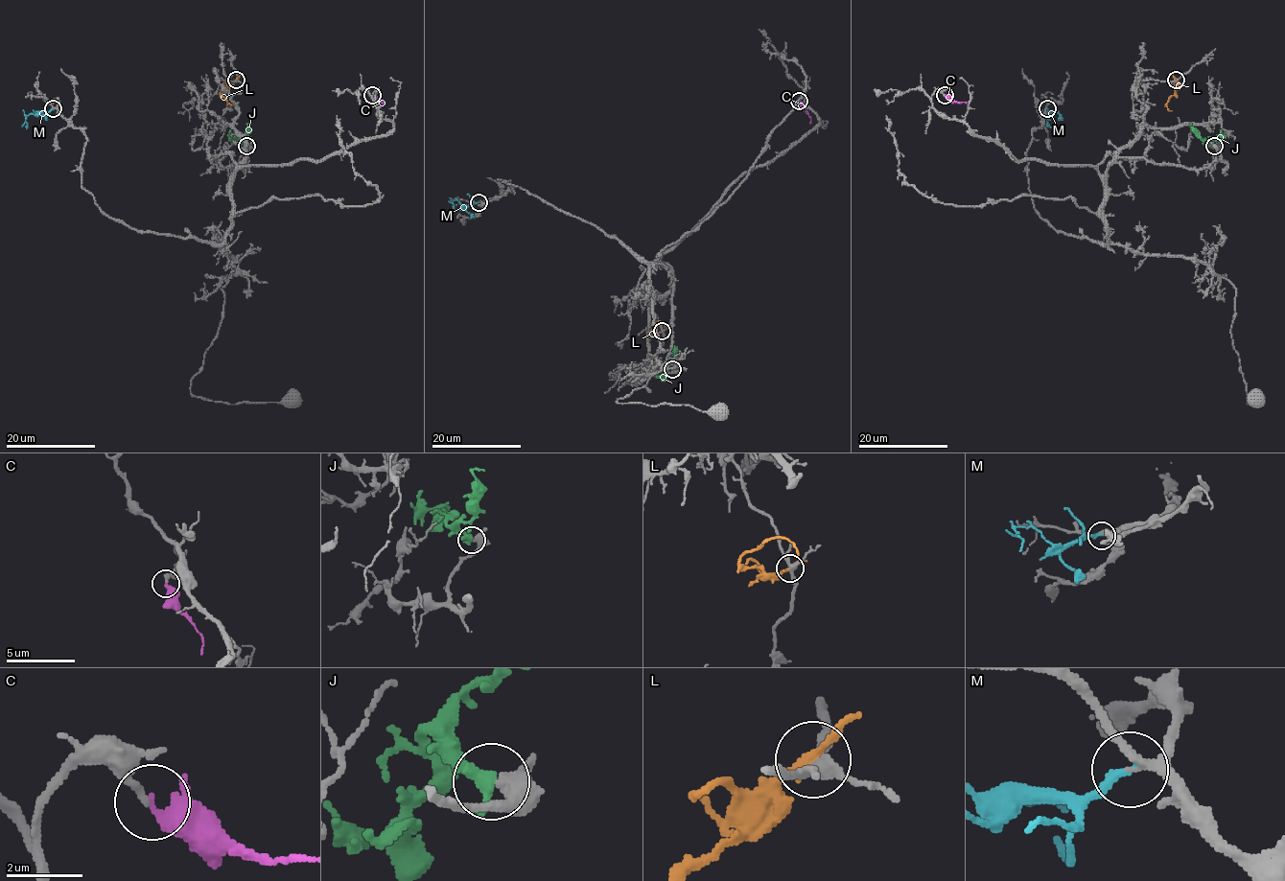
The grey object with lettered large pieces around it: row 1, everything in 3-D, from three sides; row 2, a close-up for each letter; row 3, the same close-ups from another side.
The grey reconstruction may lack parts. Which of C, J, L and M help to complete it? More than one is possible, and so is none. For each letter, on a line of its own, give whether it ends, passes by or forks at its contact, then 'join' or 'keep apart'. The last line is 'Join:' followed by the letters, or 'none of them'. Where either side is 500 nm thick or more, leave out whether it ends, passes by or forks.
C: it ends | keep apart
J: it ends | keep apart
L: it passes by | keep apart
M: it ends | join
Join: M

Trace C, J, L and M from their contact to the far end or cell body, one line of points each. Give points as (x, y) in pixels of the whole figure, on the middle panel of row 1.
C: (799, 101), (810, 119), (809, 123)
J: (672, 370), (669, 359), (673, 357), (673, 345), (677, 346)
L: (663, 331), (654, 333), (646, 327), (654, 321), (660, 321), (665, 327)
M: (479, 202), (463, 205), (455, 200), (452, 202), (453, 208)

